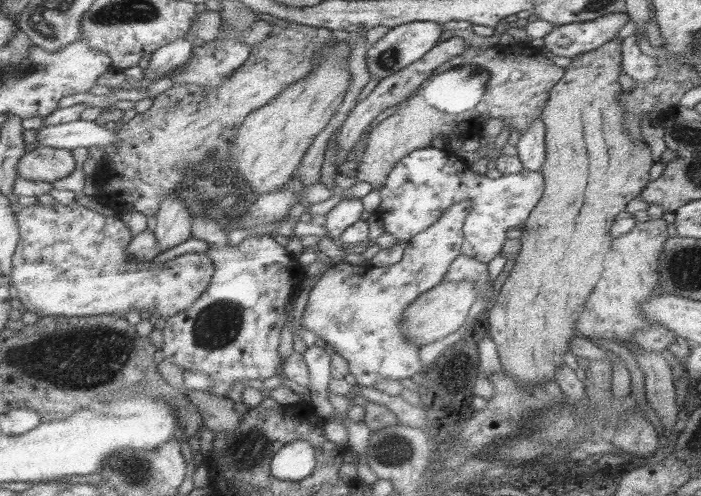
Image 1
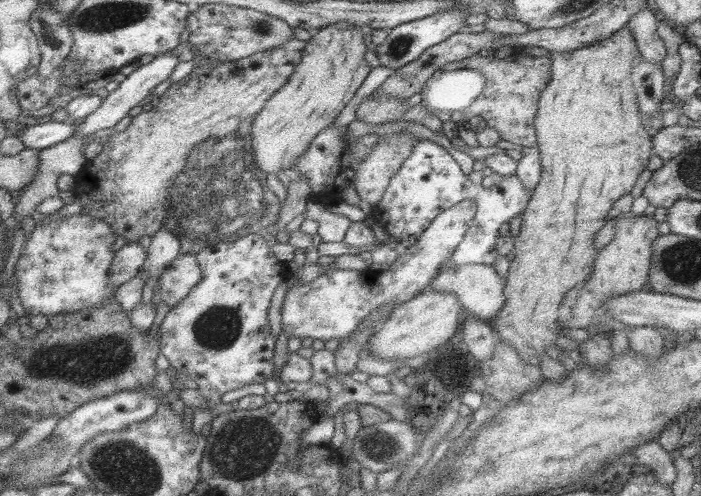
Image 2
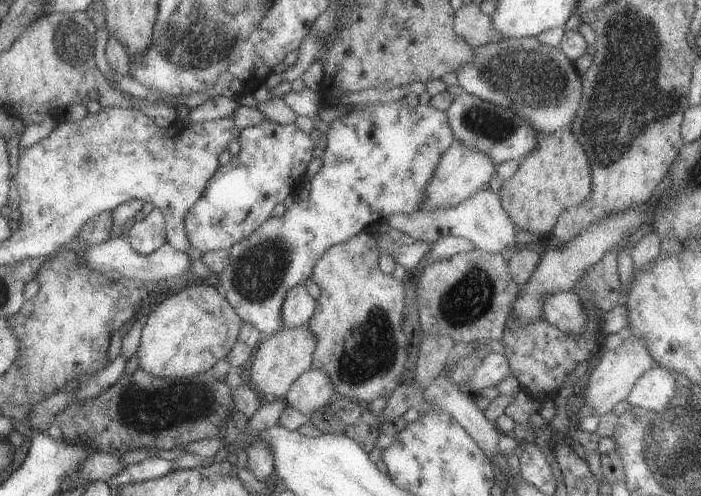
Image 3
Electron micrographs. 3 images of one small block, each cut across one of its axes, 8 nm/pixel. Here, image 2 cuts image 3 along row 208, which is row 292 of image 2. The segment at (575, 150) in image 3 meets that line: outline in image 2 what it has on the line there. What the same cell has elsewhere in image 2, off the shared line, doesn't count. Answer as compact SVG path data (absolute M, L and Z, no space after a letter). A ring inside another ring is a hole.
M629 22L603 41L568 52L549 53L552 74L539 96L534 121L542 166L540 183L526 204L521 233L515 238L514 260L510 262L504 289L506 305L490 322L498 339L511 344L529 363L546 355L546 348L555 344L562 334L558 317L561 302L571 288L586 283L600 252L594 248L596 234L607 223L605 218L614 203L630 194L653 155L651 134L642 121L631 77L641 54Z

